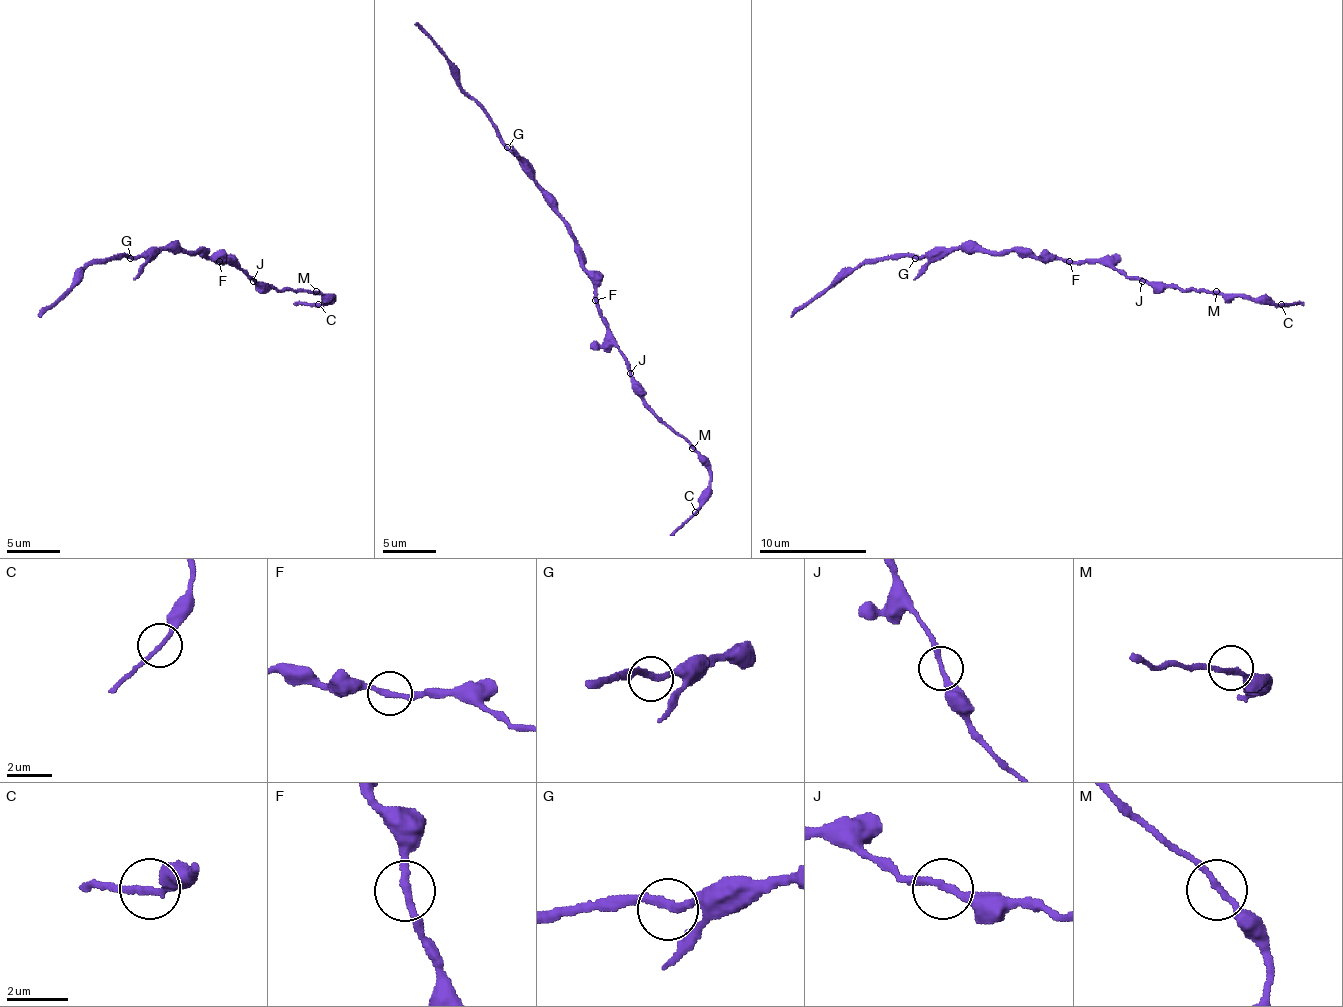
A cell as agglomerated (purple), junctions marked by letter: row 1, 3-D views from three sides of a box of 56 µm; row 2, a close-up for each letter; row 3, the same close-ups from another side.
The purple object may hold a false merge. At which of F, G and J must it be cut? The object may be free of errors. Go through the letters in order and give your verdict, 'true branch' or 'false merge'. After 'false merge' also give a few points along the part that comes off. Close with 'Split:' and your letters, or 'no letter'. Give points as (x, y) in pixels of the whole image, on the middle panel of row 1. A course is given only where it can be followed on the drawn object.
F: true branch
G: true branch
J: true branch
Split: no letter

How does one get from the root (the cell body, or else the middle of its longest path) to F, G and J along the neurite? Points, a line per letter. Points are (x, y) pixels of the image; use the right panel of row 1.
F: (1042, 258), (1069, 261)
G: (1042, 258), (1015, 250), (999, 253), (929, 250), (915, 258)
J: (1042, 258), (1106, 261), (1128, 277), (1141, 280)

